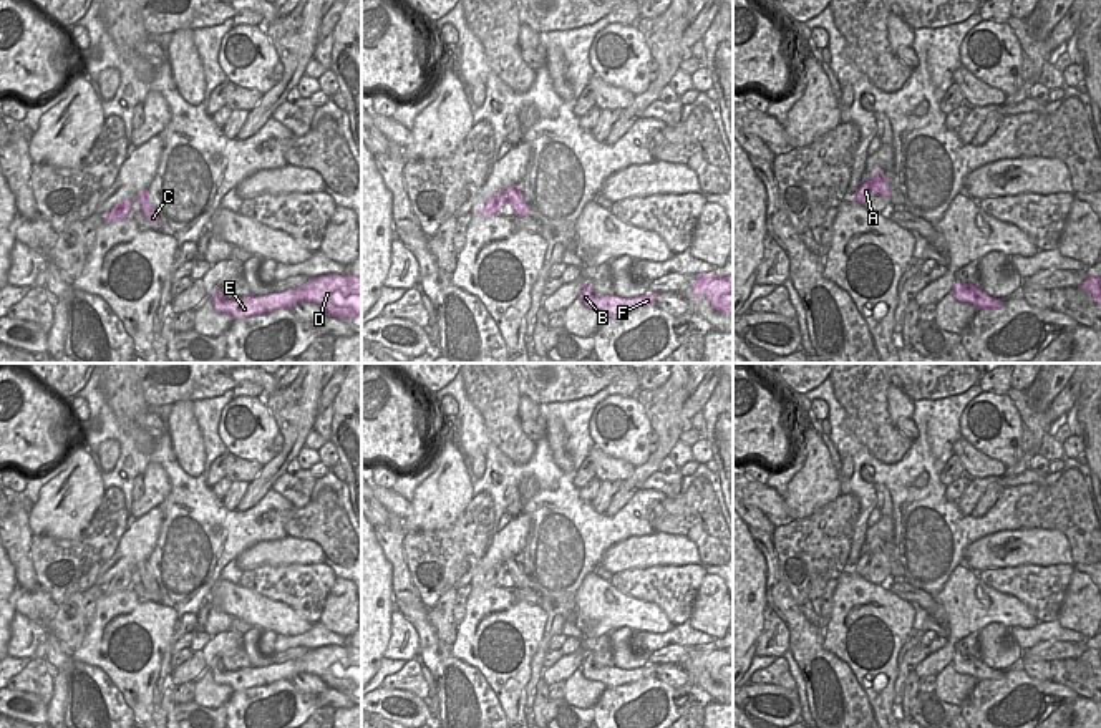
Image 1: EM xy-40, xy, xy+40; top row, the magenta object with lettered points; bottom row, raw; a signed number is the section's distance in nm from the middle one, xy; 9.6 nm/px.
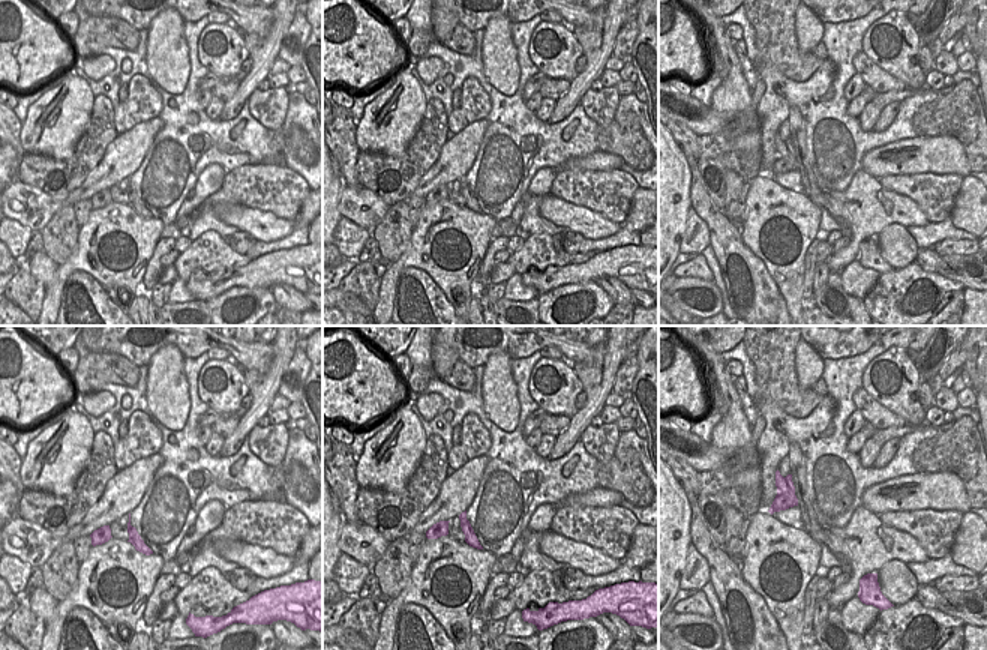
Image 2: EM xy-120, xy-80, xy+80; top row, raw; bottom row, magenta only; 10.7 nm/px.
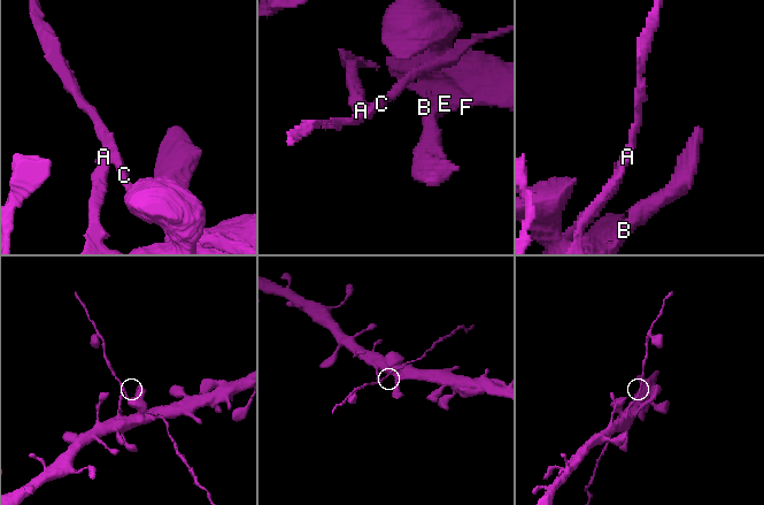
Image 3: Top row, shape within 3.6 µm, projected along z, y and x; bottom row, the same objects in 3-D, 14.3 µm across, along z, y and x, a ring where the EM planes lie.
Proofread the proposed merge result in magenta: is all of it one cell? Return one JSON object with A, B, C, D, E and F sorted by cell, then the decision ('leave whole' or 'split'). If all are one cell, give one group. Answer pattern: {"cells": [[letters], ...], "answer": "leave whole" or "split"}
{"cells": [["A", "C"], ["B", "D", "E", "F"]], "answer": "split"}

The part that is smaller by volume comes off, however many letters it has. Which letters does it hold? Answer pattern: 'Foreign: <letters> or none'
Foreign: A, C

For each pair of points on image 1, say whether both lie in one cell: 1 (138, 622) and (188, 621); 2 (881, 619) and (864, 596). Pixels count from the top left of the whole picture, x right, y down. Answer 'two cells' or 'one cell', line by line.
1: two cells
2: one cell

